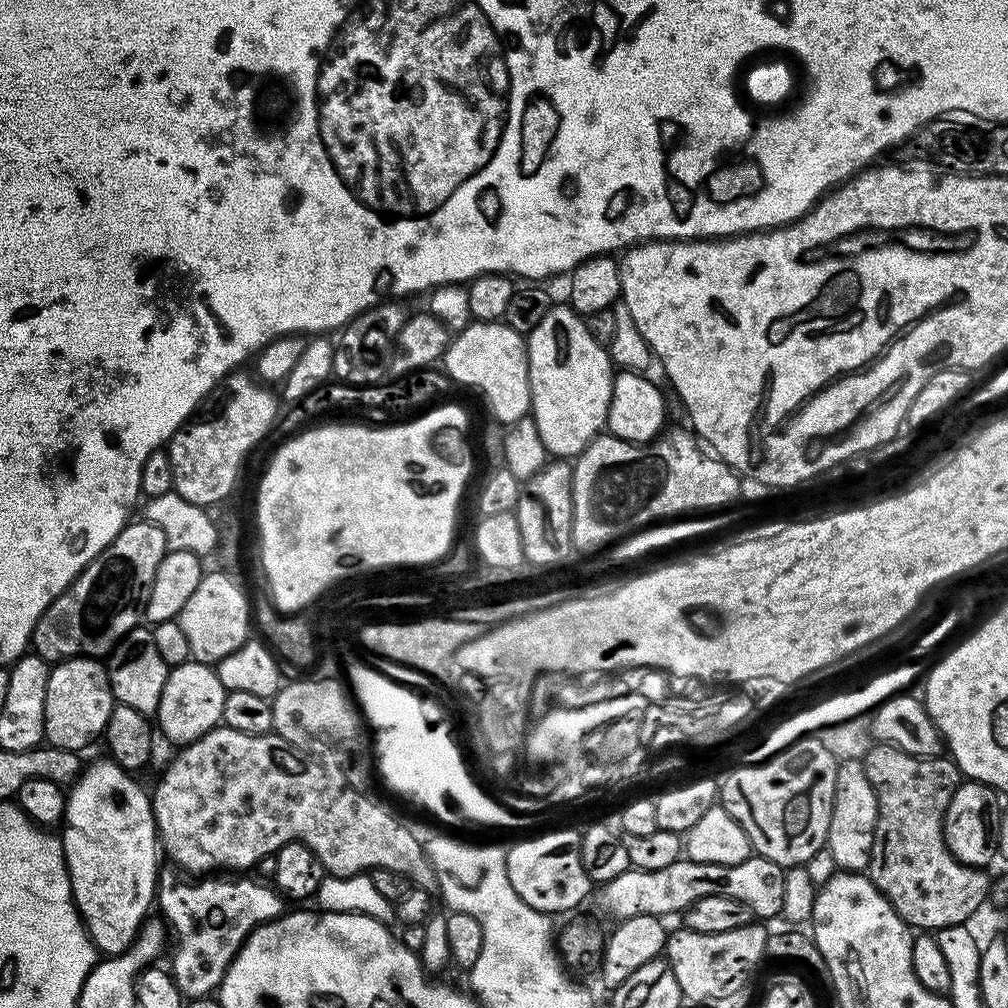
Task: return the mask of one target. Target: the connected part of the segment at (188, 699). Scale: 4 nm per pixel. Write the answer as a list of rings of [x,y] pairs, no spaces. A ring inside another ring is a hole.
[[[195,662],[175,665],[168,673],[166,686],[162,686],[162,698],[155,719],[160,720],[161,730],[176,746],[191,744],[221,723],[225,695],[226,690],[215,667]]]

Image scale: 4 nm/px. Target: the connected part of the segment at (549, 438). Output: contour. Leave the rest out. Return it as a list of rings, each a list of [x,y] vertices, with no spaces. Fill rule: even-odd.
[[[552,306],[533,323],[532,331],[526,336],[528,377],[532,395],[530,415],[536,421],[538,430],[542,434],[545,450],[556,458],[579,456],[597,436],[605,431],[608,423],[608,407],[612,401],[614,363],[609,356],[609,349],[590,336],[584,319],[585,317],[571,306],[564,306],[564,308]]]

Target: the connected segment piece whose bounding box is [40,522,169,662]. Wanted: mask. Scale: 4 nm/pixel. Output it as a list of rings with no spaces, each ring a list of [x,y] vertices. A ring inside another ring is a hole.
[[[141,522],[125,524],[123,530],[117,534],[108,547],[100,551],[84,569],[79,576],[72,581],[63,596],[56,597],[52,601],[47,612],[42,614],[40,624],[48,631],[47,655],[53,661],[71,660],[73,656],[91,656],[93,658],[104,658],[116,647],[117,642],[133,628],[137,627],[142,620],[142,605],[148,598],[148,591],[154,582],[154,574],[158,570],[158,562],[162,562],[164,553],[169,551],[166,534],[156,524]],[[64,612],[68,620],[63,620]],[[72,636],[76,639],[76,645],[72,650],[68,649],[68,643]]]

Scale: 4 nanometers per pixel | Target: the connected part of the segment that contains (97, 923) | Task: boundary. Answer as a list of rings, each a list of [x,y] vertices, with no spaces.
[[[111,758],[105,760],[96,760],[92,765],[85,767],[77,775],[76,779],[71,781],[70,787],[66,792],[64,802],[64,814],[62,819],[64,832],[62,831],[62,843],[64,845],[64,861],[68,867],[68,877],[72,883],[72,898],[76,902],[76,910],[80,913],[80,919],[84,921],[84,927],[88,929],[88,935],[91,936],[93,944],[105,957],[119,956],[124,952],[138,935],[138,929],[149,915],[148,907],[153,907],[154,901],[158,896],[158,883],[156,884],[156,852],[158,856],[158,833],[156,831],[156,819],[152,813],[152,798],[149,789],[143,788],[135,780],[133,773],[129,769],[122,767]]]

